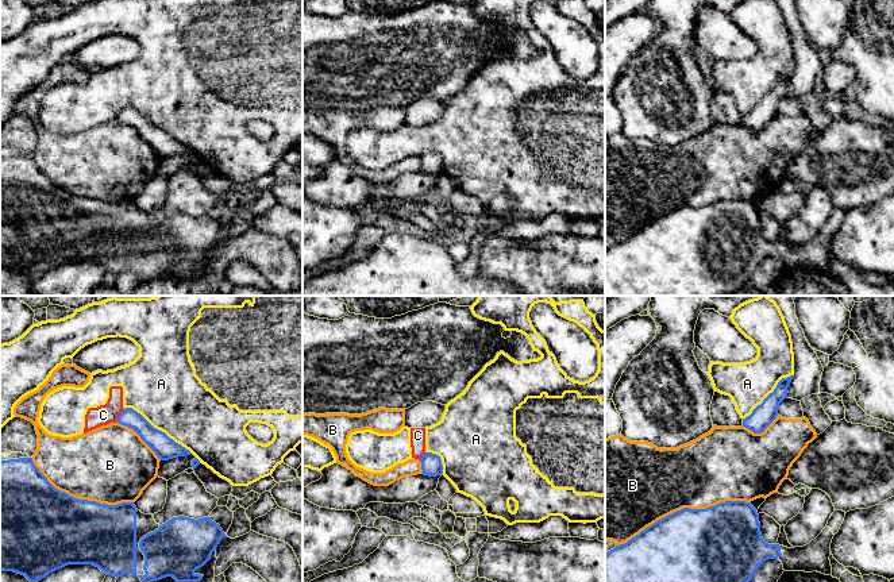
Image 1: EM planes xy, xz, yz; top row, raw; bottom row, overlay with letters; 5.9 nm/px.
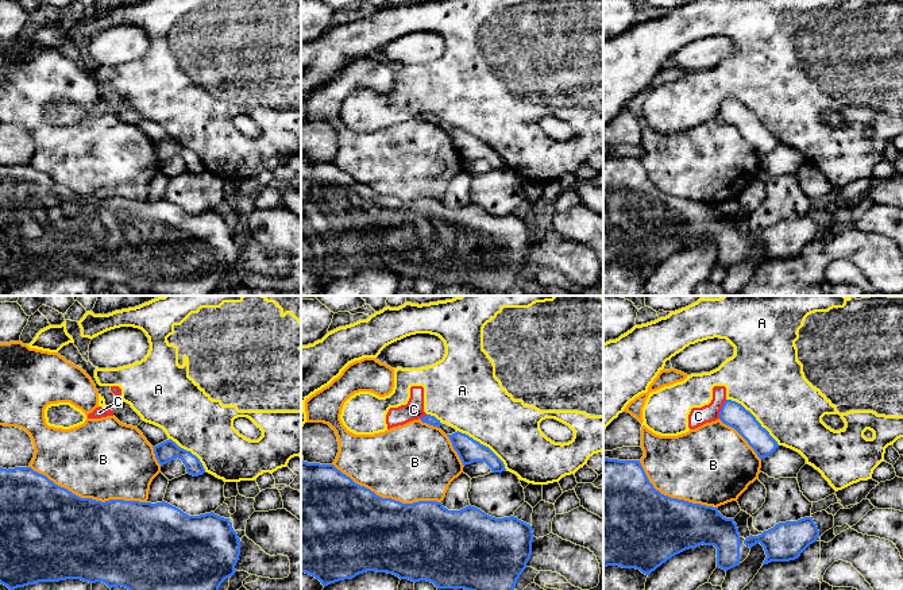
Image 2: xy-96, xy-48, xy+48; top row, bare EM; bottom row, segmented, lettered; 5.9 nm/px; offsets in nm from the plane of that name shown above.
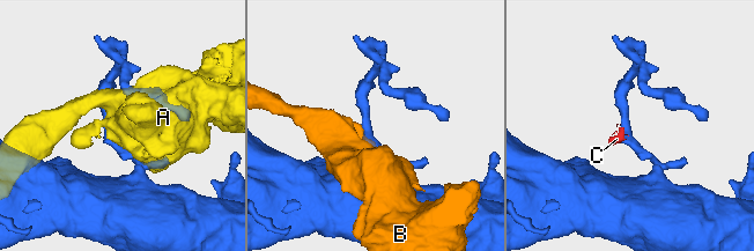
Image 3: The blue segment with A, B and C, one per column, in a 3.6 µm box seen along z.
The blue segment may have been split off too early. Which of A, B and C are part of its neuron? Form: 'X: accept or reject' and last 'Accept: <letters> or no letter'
A: reject
B: reject
C: reject
Accept: no letter

